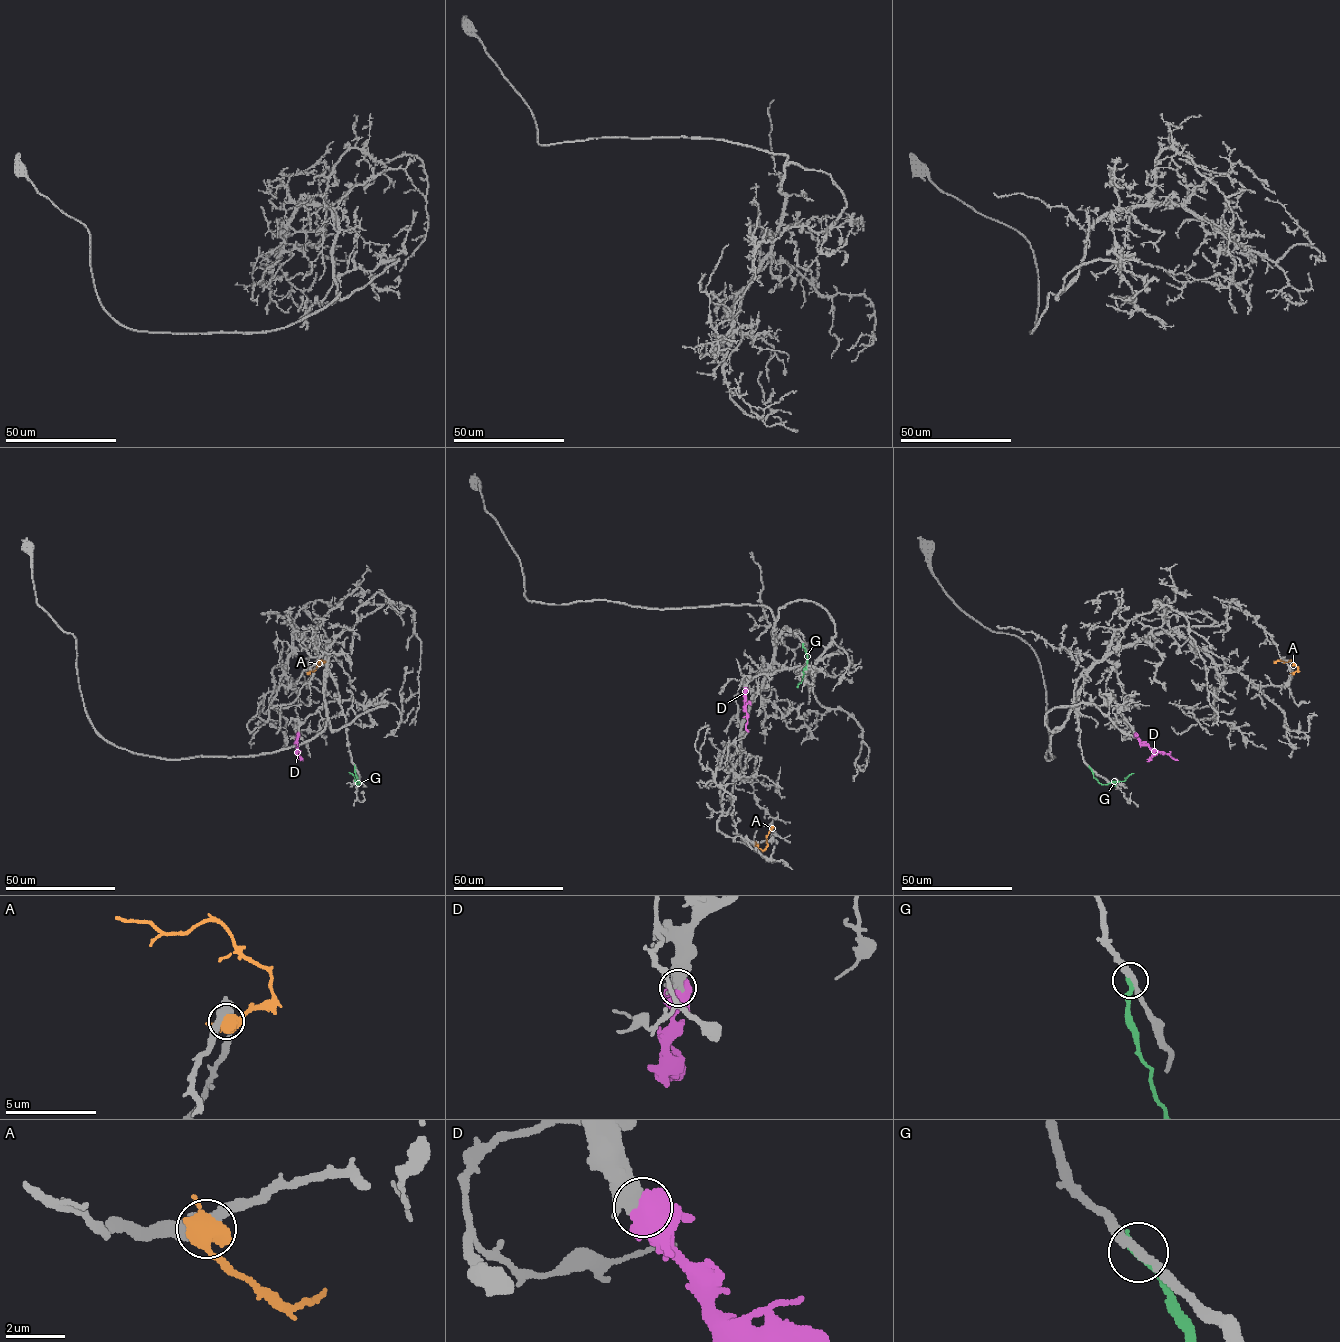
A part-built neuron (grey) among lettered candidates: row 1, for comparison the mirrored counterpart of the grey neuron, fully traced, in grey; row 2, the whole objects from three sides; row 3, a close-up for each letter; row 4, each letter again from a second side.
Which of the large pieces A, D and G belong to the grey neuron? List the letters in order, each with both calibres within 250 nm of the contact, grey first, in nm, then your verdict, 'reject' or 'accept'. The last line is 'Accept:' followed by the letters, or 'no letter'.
A: 440 nm thick on the grey side, 850 nm on the other; reject
D: 400 nm thick on the grey side, 950 nm on the other; accept
G: 300 nm thick on the grey side, 240 nm on the other; reject
Accept: D

